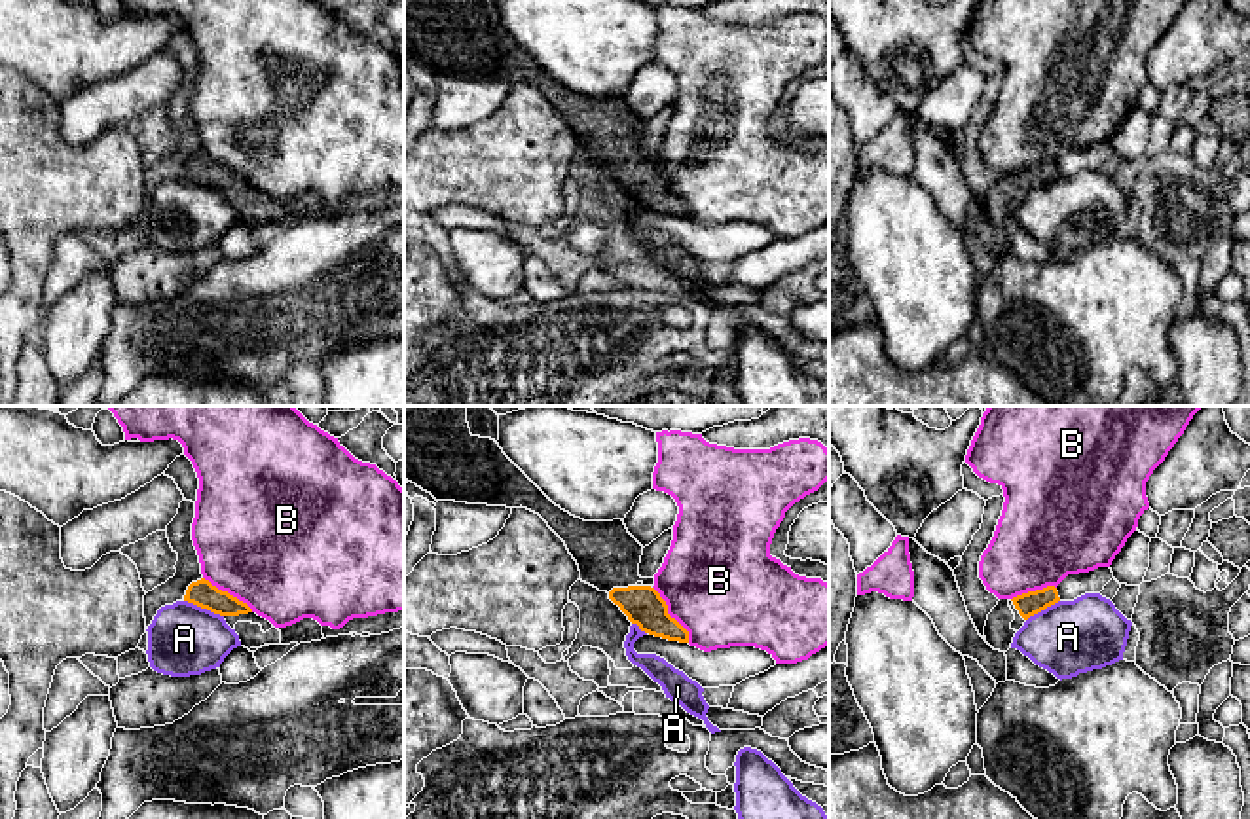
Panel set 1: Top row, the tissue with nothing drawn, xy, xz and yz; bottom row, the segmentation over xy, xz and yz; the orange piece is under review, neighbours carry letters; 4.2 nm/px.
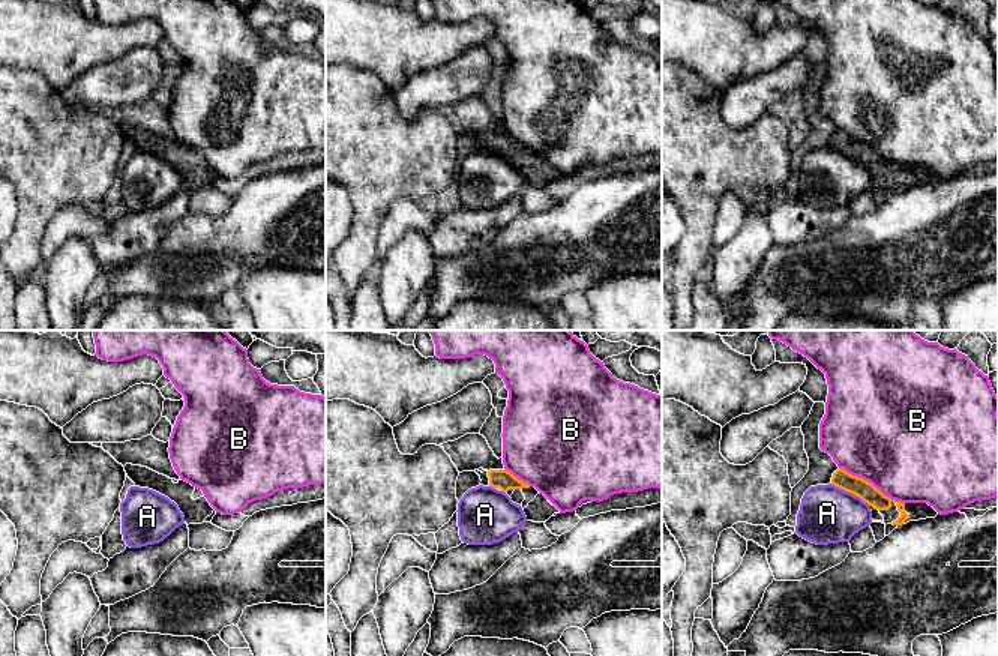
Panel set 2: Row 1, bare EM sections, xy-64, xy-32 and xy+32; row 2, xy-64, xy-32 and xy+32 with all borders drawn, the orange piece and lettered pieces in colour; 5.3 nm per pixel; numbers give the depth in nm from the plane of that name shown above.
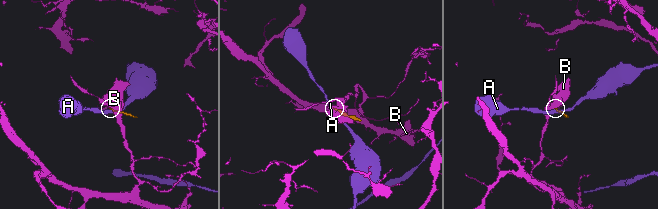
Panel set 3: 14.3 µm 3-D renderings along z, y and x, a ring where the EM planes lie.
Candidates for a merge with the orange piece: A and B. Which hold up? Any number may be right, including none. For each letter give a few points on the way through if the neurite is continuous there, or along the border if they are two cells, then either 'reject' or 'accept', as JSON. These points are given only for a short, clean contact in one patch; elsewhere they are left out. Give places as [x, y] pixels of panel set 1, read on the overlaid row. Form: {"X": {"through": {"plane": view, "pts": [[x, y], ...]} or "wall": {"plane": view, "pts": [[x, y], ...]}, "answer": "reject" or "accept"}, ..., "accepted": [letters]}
{"A": {"answer": "reject"}, "B": {"answer": "reject"}, "accepted": []}

